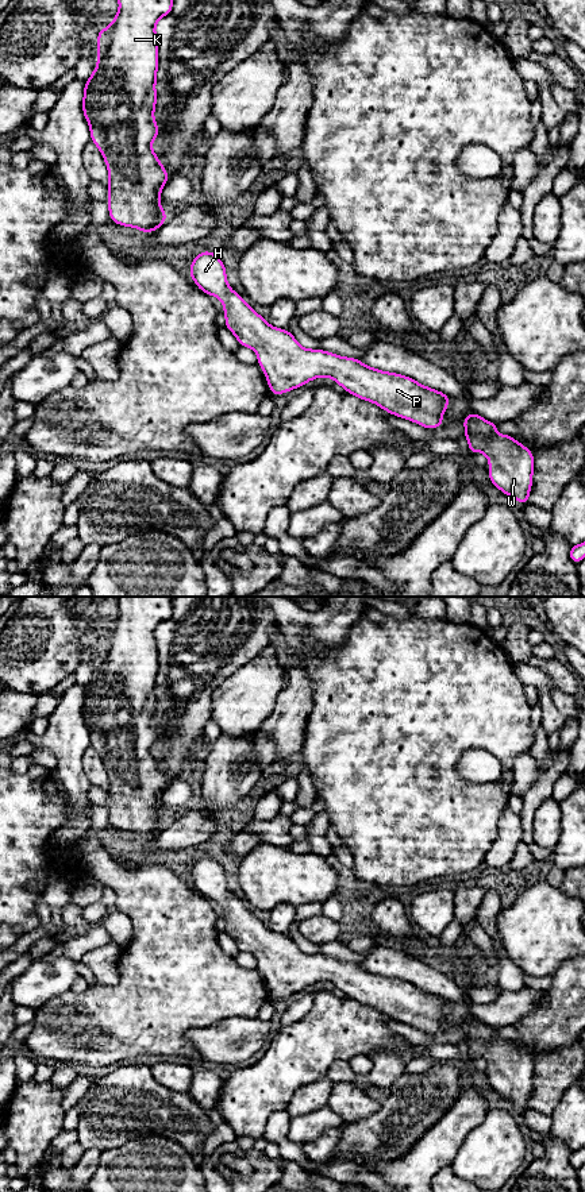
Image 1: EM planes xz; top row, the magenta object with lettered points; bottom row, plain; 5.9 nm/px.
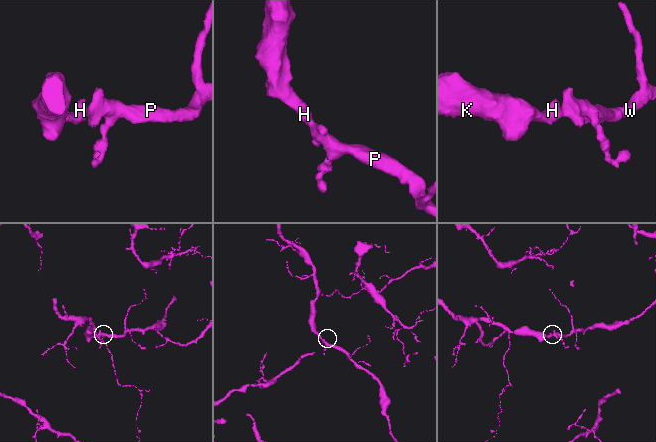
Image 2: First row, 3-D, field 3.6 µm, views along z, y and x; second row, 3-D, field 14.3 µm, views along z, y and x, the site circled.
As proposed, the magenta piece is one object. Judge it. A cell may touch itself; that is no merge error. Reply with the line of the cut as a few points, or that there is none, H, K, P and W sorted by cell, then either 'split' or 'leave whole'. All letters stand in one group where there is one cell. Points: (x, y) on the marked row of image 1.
no cut; H K P W; leave whole

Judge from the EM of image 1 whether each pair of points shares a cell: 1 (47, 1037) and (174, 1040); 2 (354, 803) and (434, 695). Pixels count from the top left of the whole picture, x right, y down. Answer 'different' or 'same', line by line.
1: same
2: same

